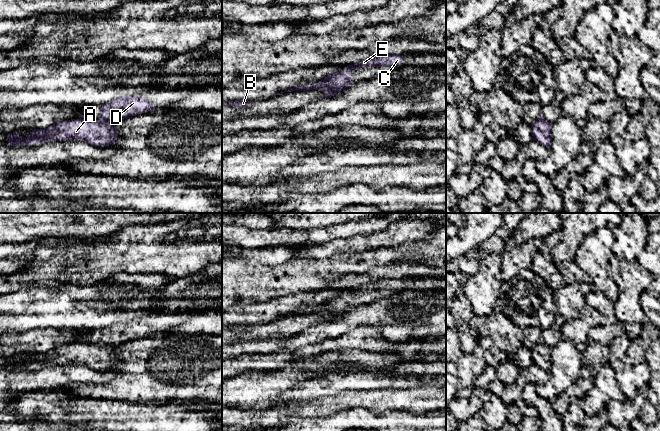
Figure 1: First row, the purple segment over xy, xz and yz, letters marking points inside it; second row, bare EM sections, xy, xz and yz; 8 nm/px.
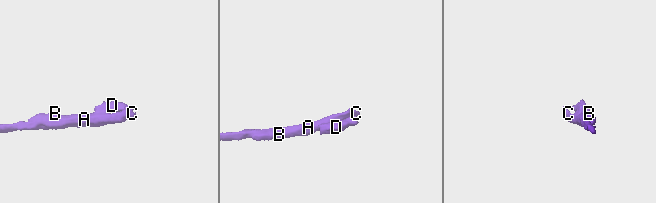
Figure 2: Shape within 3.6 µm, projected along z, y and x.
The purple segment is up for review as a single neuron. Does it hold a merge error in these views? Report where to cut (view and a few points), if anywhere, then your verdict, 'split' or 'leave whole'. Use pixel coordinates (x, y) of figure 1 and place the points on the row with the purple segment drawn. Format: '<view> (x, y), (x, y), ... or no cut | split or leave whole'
xz (352, 82), (346, 83), (341, 87), (324, 86), (321, 89) | split

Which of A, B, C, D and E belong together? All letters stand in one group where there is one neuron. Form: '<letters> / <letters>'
A B C E / D

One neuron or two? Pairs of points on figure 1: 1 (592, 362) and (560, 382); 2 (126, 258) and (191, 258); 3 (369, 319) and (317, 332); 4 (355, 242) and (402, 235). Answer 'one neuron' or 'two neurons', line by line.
1: two neurons
2: one neuron
3: one neuron
4: one neuron

